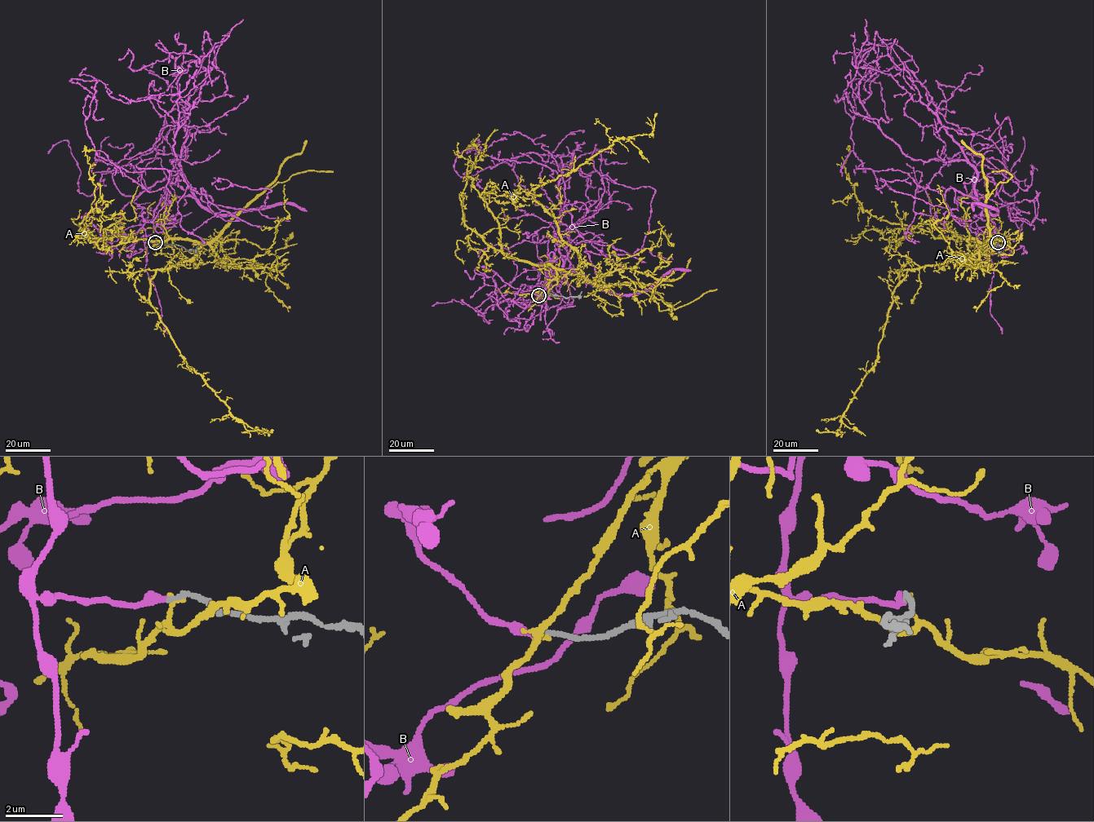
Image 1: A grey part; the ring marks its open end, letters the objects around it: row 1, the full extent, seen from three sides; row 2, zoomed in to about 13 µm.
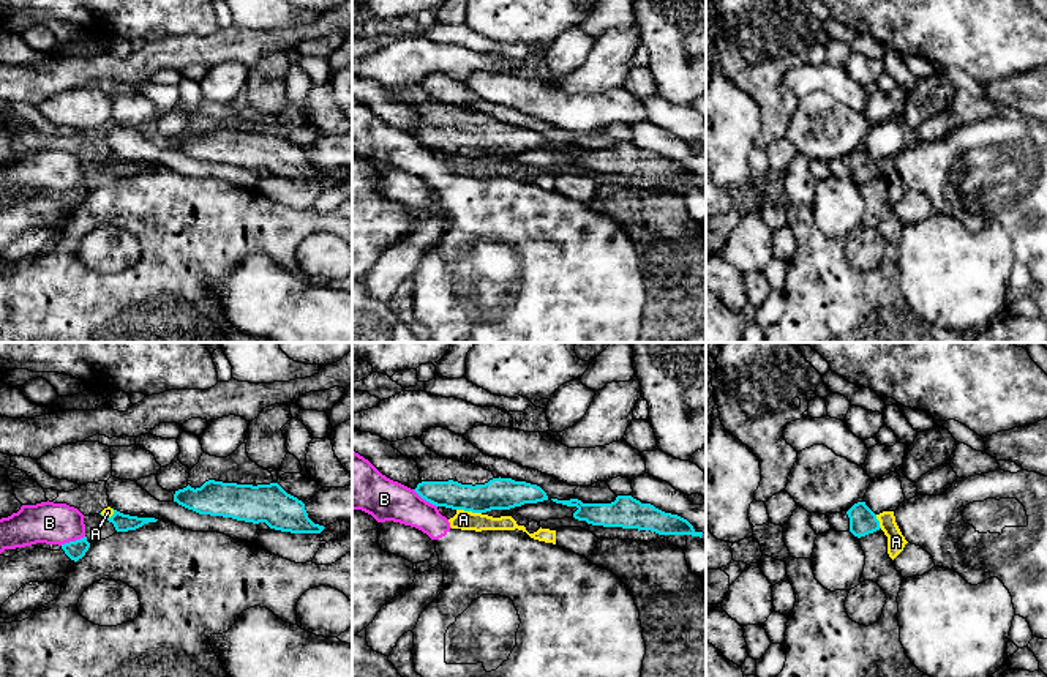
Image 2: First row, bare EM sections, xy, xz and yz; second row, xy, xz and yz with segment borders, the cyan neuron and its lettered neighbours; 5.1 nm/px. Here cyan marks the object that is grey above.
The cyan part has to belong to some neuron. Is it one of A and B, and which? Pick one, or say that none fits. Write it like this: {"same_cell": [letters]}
{"same_cell": []}

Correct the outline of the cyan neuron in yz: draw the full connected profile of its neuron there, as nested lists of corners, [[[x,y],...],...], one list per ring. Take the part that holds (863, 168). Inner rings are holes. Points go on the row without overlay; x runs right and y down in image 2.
[[[865,148],[854,150],[848,158],[829,161],[829,170],[832,177],[851,178],[857,185],[881,175],[876,161]]]

